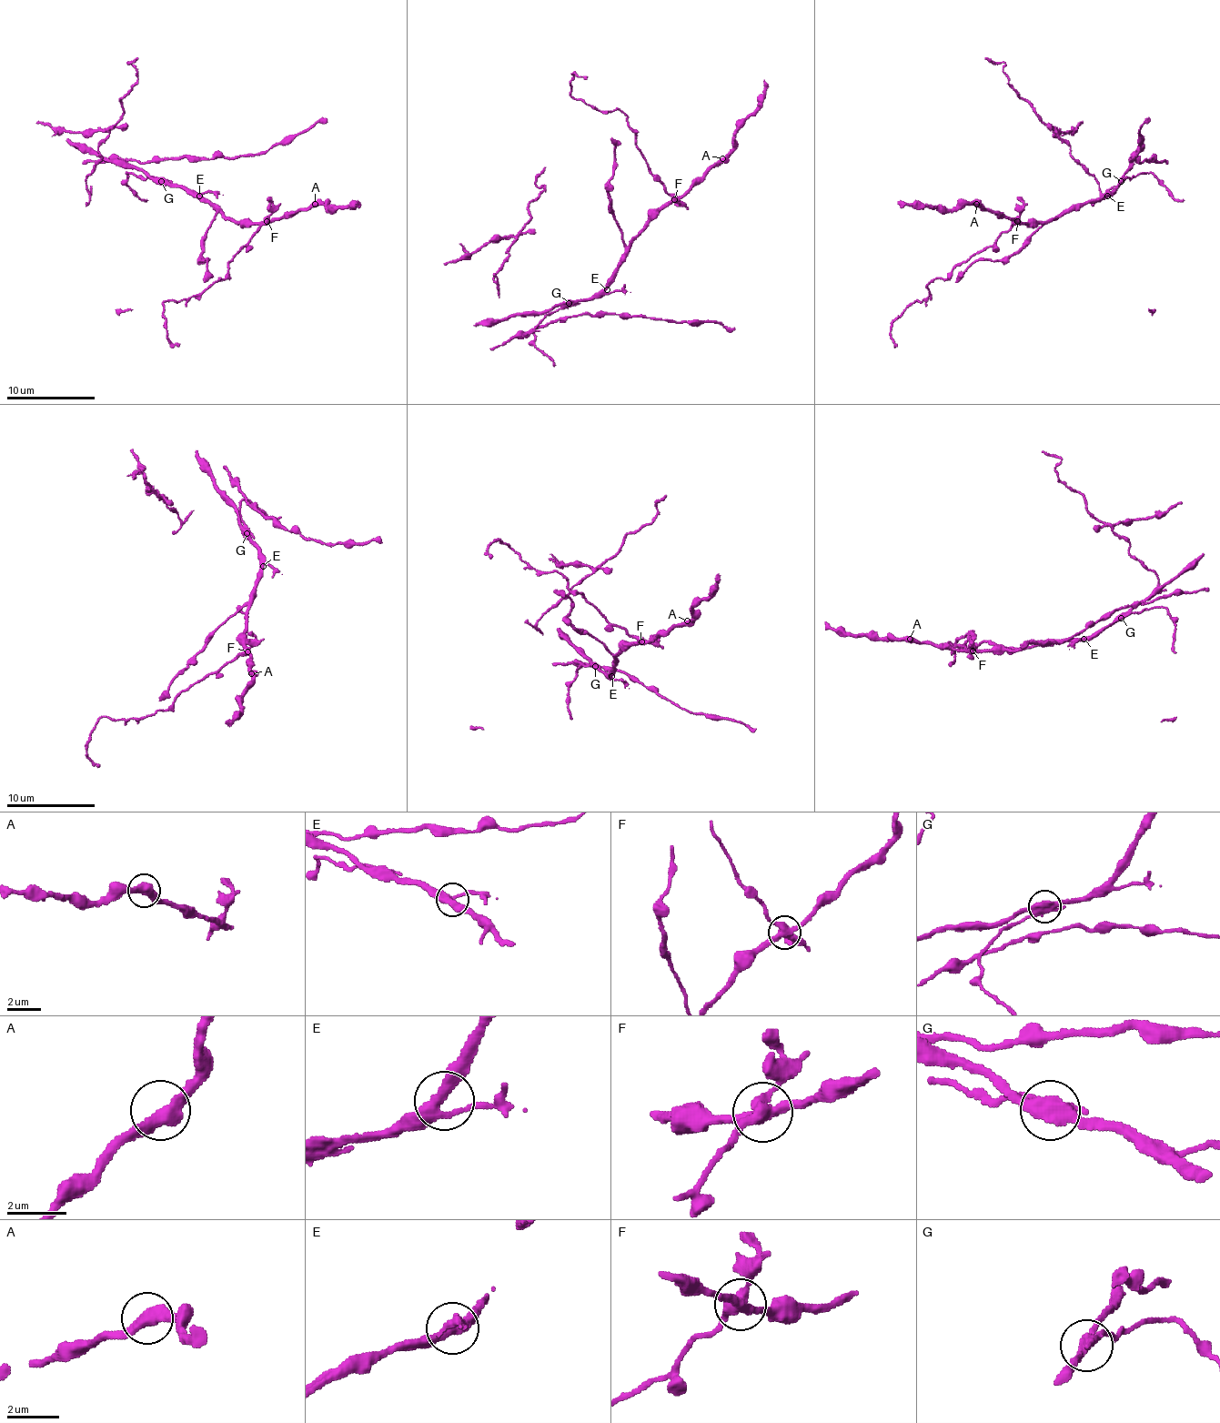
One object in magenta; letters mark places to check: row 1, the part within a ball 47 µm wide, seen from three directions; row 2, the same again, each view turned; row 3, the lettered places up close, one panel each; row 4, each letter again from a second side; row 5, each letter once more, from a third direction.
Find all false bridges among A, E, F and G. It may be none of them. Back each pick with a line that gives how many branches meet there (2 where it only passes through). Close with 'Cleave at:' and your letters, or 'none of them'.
F: branches 4
G: branches 2
Cleave at: F, G

